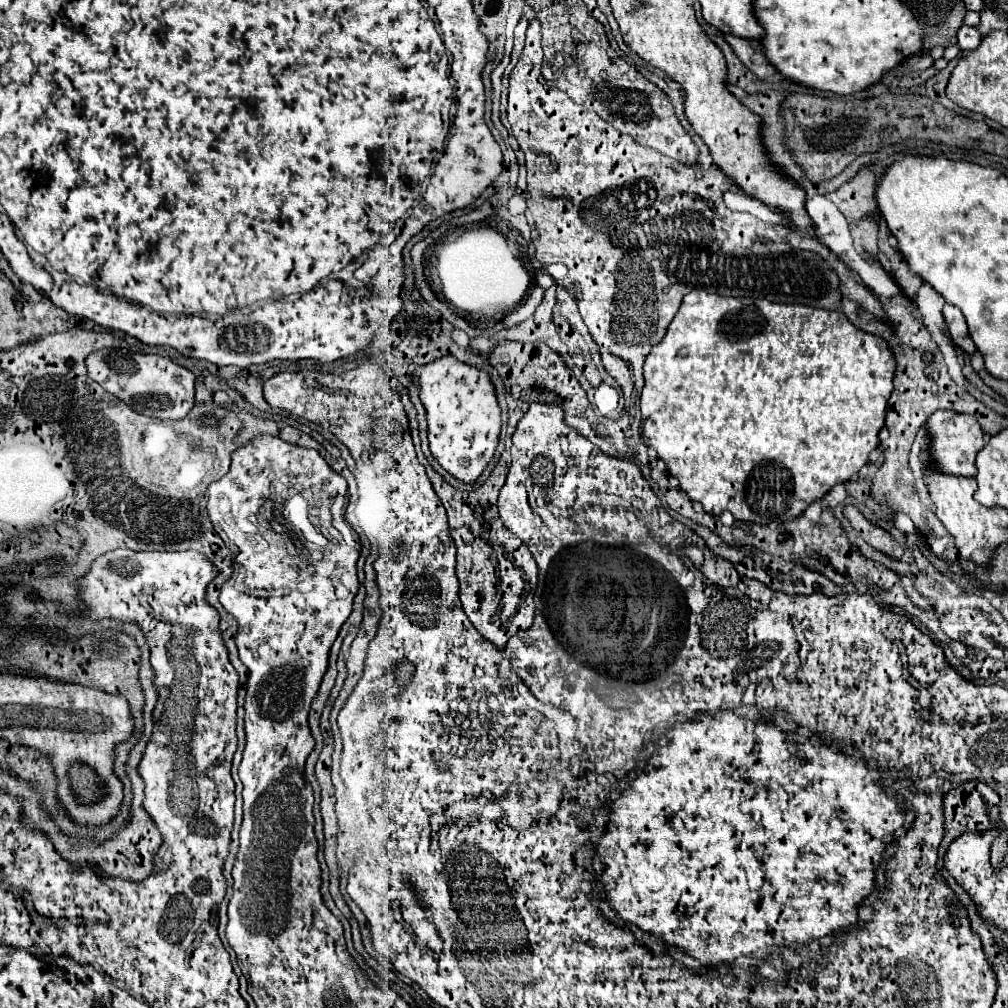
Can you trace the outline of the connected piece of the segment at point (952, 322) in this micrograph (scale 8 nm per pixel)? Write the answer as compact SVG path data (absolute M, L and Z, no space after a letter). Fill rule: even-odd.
M945 305L943 309L943 317L945 317L945 325L947 325L947 333L949 337L953 339L953 343L957 347L961 347L965 353L975 353L977 347L975 343L971 341L969 333L967 333L967 325L965 325L965 317L961 315L961 311L957 307L951 307L951 305Z

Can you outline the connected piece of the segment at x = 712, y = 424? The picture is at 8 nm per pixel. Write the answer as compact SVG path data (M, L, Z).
M693 289L685 295L661 343L657 343L645 359L645 387L641 393L643 441L657 451L669 475L679 481L679 487L691 497L691 501L699 501L703 505L705 513L721 515L723 511L731 511L735 519L751 523L771 523L781 519L789 521L805 511L815 499L821 499L833 485L845 483L867 463L869 453L877 447L877 433L885 421L885 405L893 391L893 371L893 353L889 351L887 343L881 337L857 329L843 313L813 309L797 303L771 303L767 299L721 297L703 289Z

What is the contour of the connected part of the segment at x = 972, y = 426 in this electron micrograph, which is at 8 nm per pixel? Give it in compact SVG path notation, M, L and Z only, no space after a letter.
M939 409L933 415L929 415L929 419L925 421L925 431L929 437L929 457L935 471L943 475L953 475L953 477L975 477L977 473L975 457L985 445L983 431L975 421L975 417Z

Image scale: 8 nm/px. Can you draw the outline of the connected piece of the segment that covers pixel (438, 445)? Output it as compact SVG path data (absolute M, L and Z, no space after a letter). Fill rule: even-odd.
M443 357L429 365L421 365L413 373L413 381L421 387L421 401L429 423L429 449L433 457L461 483L473 485L493 459L501 429L501 411L489 375L457 361L455 357Z

